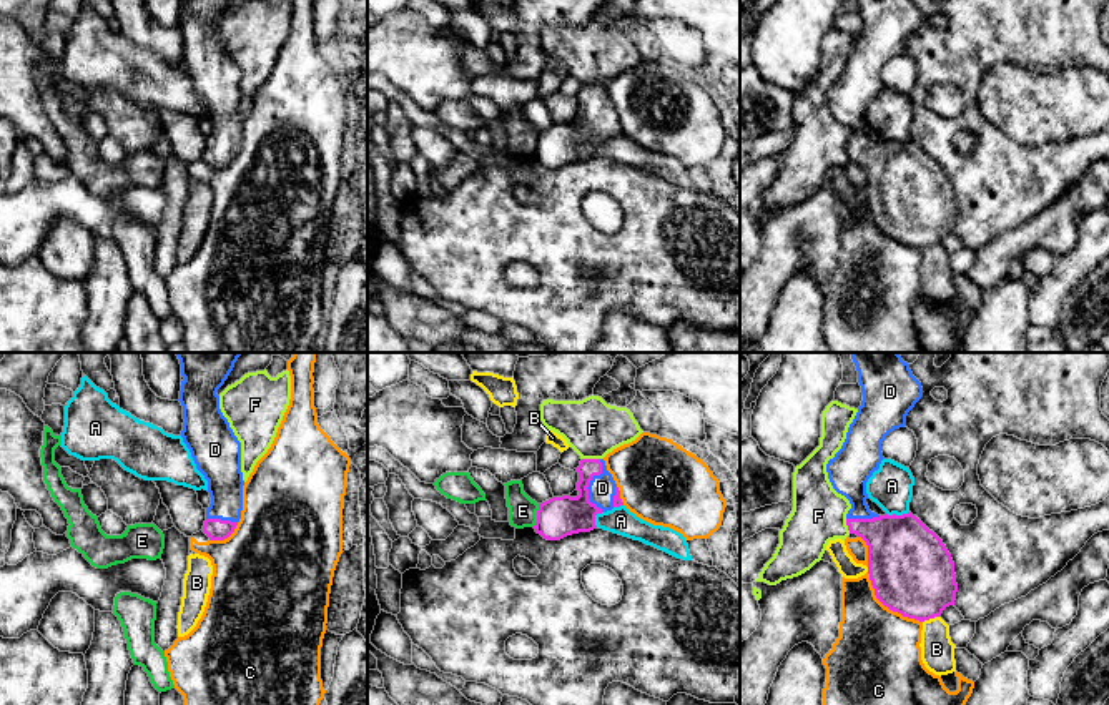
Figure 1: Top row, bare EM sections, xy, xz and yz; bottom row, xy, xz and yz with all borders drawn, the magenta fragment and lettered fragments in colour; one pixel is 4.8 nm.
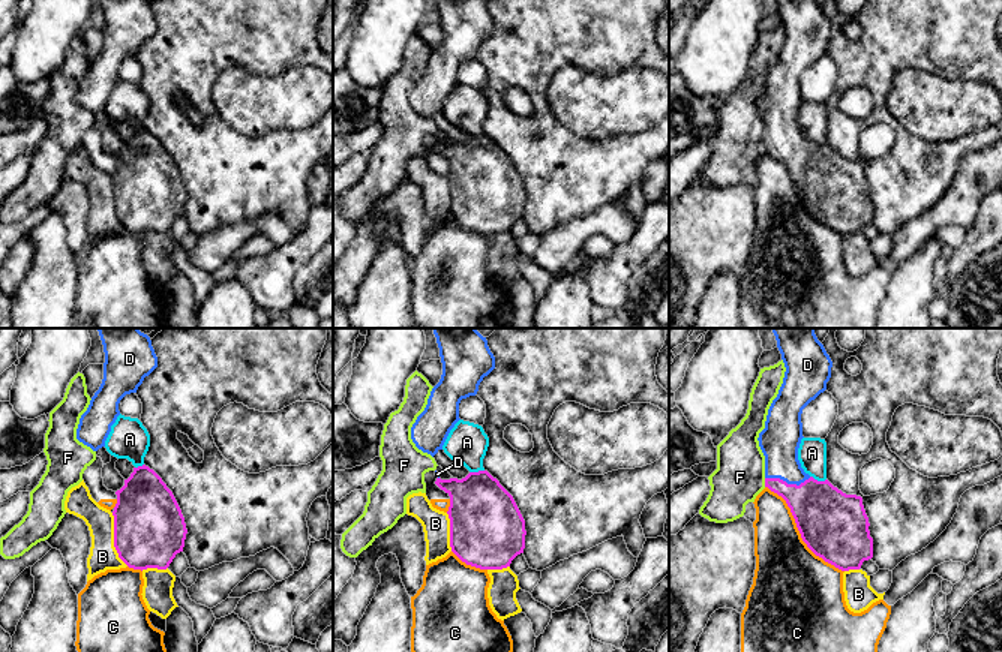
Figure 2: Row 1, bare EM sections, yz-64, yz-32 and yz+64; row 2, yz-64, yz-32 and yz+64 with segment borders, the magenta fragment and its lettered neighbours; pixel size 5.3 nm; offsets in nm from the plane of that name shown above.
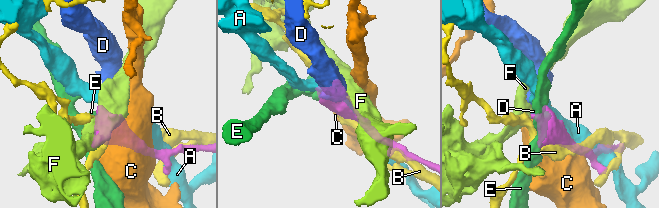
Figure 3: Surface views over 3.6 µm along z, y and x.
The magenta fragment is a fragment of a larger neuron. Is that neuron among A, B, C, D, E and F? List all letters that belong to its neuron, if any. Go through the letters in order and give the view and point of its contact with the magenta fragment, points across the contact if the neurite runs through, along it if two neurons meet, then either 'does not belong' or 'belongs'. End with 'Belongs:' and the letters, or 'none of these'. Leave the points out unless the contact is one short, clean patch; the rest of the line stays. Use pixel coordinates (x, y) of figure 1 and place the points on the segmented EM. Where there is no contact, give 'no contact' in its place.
A: yz (895, 514) | does not belong
B: yz (930, 617) | does not belong
C: yz (887, 606) | does not belong
D: xz (589, 483) | across xz (557, 517), (587, 494), (589, 483), (602, 488) | belongs
E: xz (537, 516) | does not belong
F: xz (591, 459) | along xz (582, 458), (599, 459) | does not belong
Belongs: D

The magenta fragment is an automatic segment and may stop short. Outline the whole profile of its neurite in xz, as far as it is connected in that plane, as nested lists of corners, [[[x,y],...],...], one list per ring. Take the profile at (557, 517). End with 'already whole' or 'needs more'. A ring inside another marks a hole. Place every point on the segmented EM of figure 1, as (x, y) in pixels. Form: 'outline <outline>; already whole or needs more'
outline [[[582,459],[577,472],[577,497],[552,497],[539,504],[534,529],[547,540],[590,532],[597,529],[597,514],[624,505],[620,491],[604,459]]]; needs more

